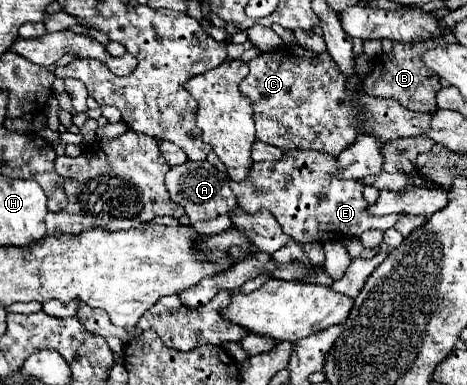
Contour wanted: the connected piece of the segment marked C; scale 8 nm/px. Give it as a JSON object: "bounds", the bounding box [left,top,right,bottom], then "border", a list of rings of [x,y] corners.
{"bounds":[240,45,430,157],"border":[[[300,45],[280,47],[270,53],[260,53],[256,59],[248,61],[248,75],[240,83],[240,91],[248,95],[254,107],[254,121],[256,121],[256,139],[276,145],[282,151],[286,149],[314,149],[320,153],[330,153],[338,157],[344,149],[348,149],[358,133],[372,133],[378,135],[382,143],[398,139],[398,137],[416,137],[422,135],[430,127],[430,113],[414,113],[404,109],[398,101],[392,99],[378,99],[370,95],[362,95],[358,103],[354,103],[354,93],[348,91],[346,75],[334,65],[330,53],[314,53]]]}

